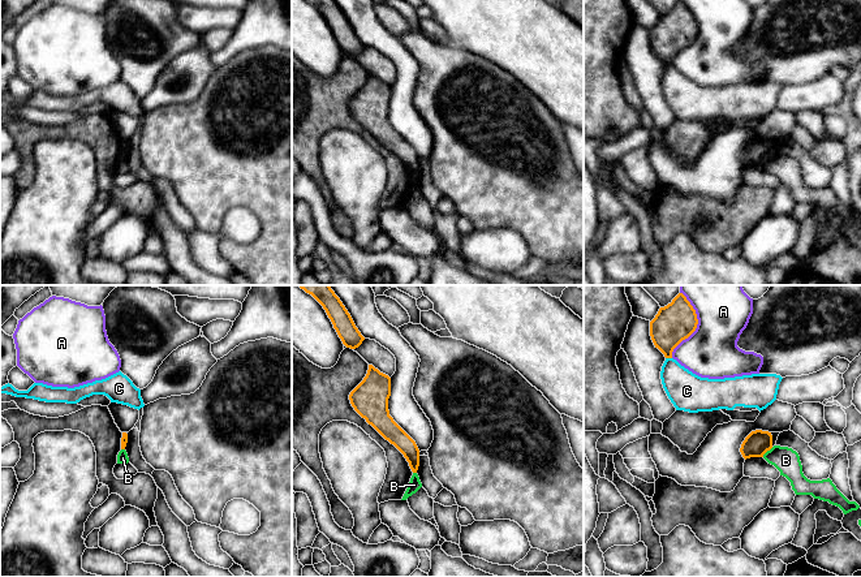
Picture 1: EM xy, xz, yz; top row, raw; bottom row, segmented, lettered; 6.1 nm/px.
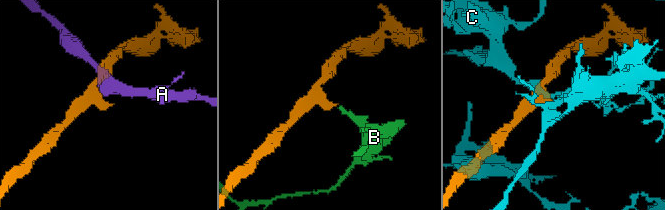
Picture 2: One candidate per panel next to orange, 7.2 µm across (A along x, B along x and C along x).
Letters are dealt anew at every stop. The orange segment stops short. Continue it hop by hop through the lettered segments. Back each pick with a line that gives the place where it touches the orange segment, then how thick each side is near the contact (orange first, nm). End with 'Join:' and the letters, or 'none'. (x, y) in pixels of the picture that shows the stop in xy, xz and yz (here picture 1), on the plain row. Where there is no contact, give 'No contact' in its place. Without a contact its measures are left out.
Join: none

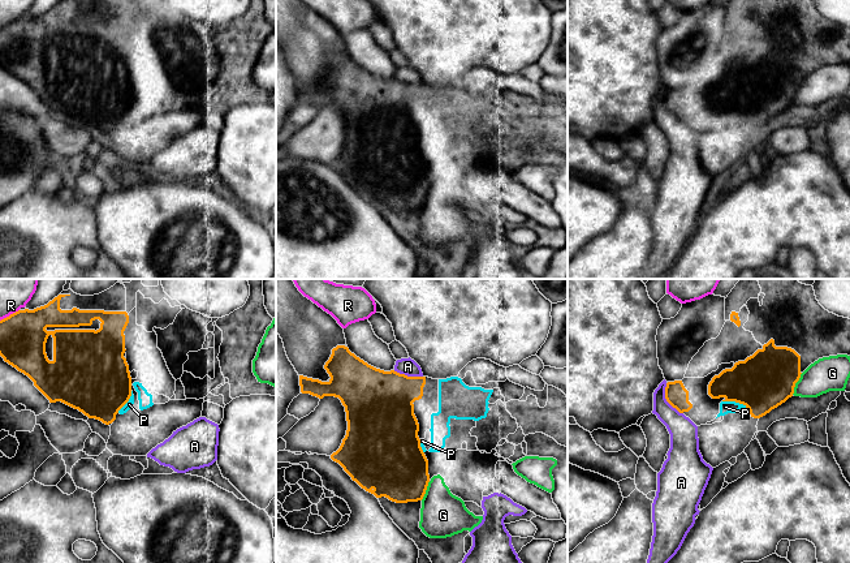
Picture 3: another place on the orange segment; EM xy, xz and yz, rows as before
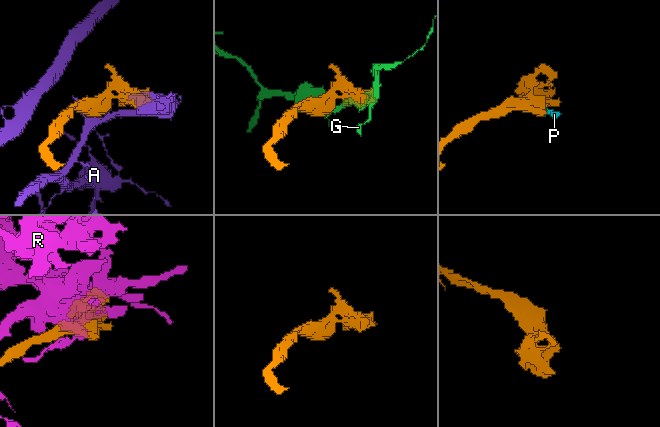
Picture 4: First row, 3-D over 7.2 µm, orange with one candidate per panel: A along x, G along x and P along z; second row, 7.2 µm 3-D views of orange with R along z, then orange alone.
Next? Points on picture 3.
P: Touches orange at yz (734, 108). Thickness 360 nm (orange) against 80 nm
Join: P

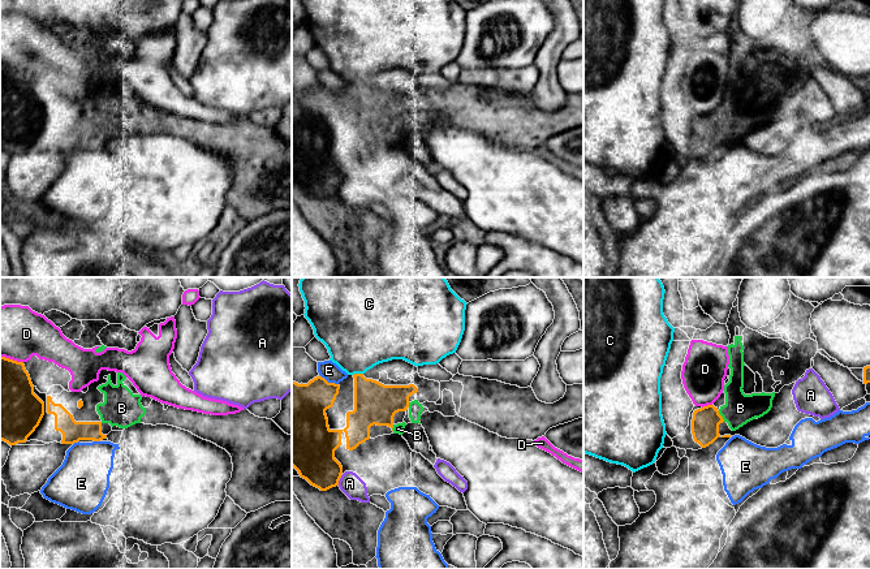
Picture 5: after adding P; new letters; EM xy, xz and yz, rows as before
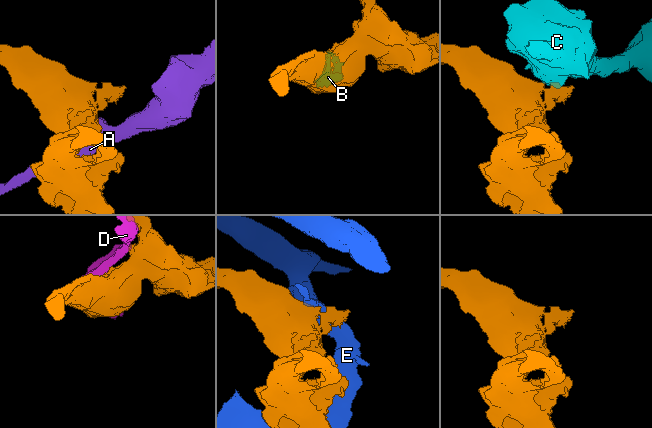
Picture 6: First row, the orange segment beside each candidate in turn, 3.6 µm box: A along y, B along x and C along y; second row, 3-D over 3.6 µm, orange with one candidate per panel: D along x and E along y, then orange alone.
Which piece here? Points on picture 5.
B: Touches orange at yz (720, 124). Thickness 180 nm (orange) against 190 nm
Join: B

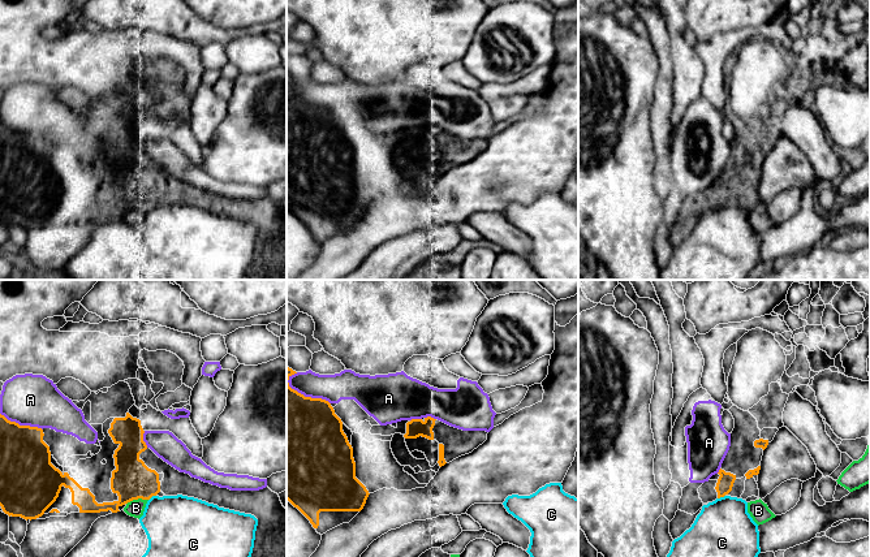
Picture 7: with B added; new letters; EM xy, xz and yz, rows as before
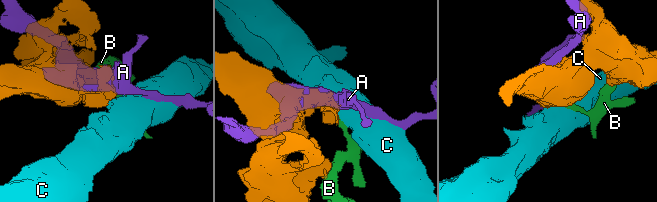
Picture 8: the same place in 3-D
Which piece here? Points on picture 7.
Join: none

